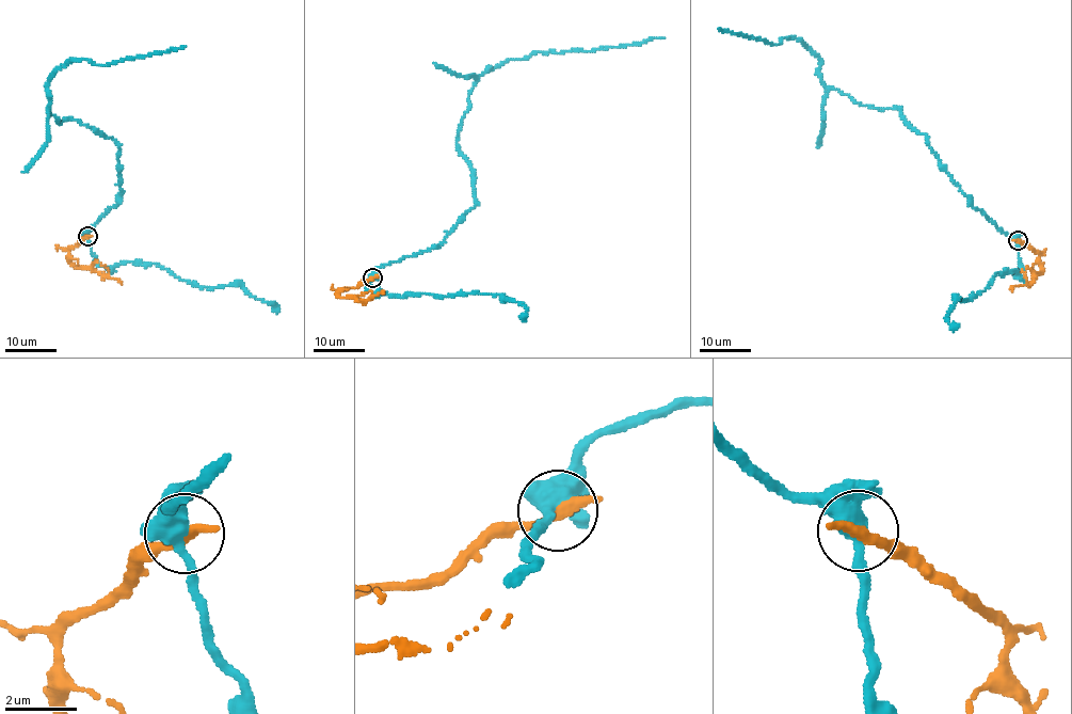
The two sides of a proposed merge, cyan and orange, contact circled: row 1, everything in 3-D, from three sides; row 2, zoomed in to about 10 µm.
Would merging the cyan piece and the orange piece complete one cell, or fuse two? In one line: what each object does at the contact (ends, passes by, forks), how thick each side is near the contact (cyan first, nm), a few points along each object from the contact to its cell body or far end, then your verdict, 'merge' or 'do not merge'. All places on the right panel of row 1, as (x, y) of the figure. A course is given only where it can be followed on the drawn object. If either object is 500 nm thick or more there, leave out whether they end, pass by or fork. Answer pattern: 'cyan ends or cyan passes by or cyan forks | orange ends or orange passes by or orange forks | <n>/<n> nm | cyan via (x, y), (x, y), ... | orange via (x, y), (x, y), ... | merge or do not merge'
550/360 nm | cyan via (1018, 240), (973, 205), (900, 109), (862, 106), (829, 89), (820, 59), (794, 37), (773, 44), (717, 28) | orange via (1018, 240), (1038, 255), (1042, 269), (1035, 273), (1034, 280), (1014, 285), (1011, 291) | do not merge

